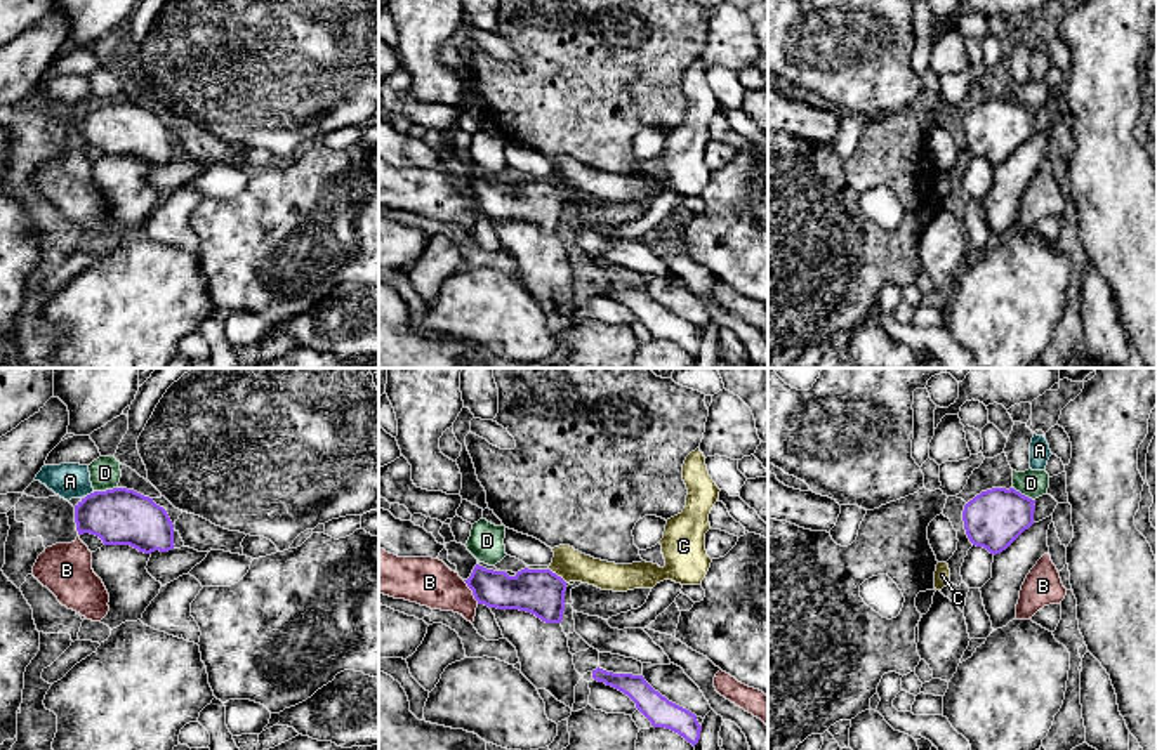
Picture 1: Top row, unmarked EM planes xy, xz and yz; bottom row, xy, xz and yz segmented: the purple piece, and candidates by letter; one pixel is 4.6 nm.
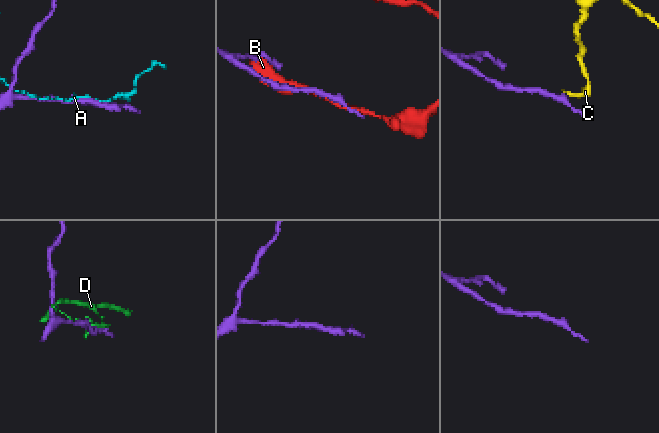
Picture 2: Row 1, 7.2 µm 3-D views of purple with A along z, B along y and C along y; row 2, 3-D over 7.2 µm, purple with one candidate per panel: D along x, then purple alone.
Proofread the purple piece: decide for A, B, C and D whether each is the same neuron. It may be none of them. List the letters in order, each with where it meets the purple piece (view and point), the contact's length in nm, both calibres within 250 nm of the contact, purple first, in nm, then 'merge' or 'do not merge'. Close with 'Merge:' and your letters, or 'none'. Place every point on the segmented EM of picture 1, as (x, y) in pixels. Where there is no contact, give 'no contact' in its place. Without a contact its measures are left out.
A: xy (91, 493) | 50 nm | 260/160 nm | do not merge
B: xz (473, 592) | 130 nm | 180/220 nm | do not merge
C: xz (556, 575) | 110 nm | 220/150 nm | merge
D: xy (105, 492) | 110 nm | 260/140 nm | do not merge
Merge: C

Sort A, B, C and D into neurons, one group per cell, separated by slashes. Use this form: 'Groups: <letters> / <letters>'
Groups: A / B / C / D

